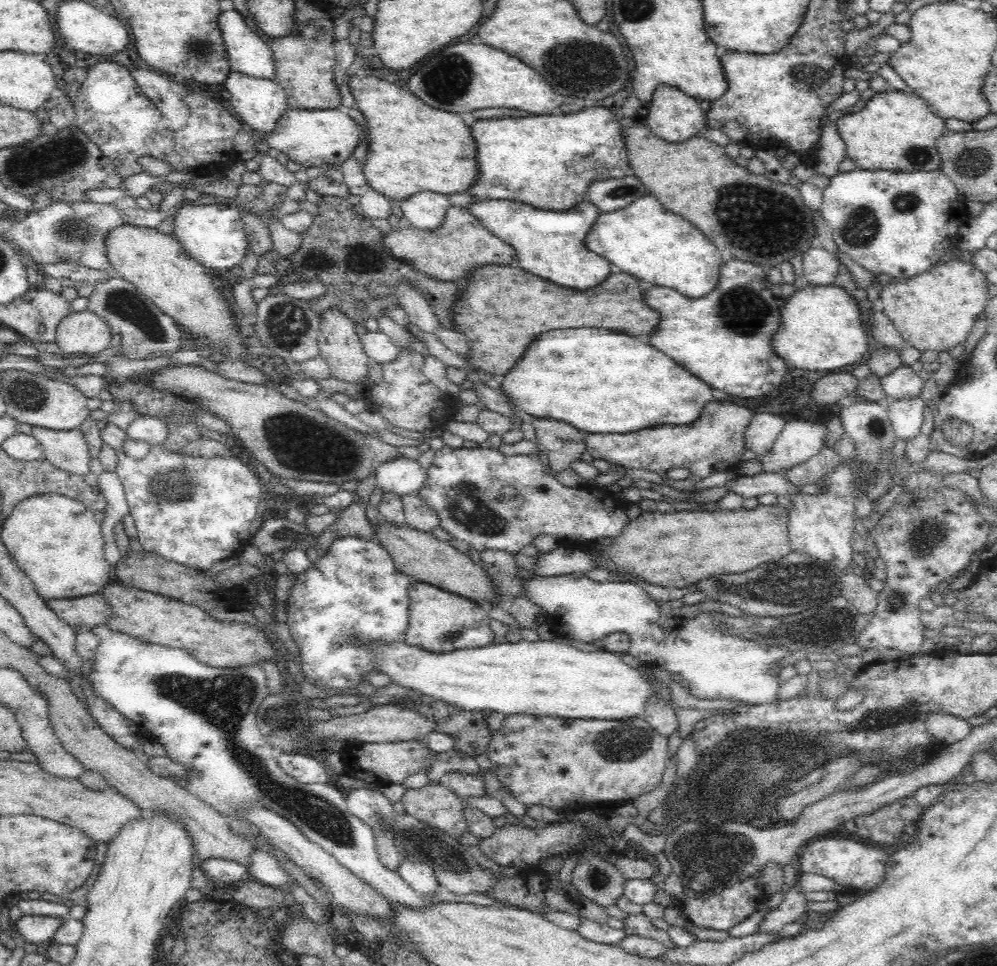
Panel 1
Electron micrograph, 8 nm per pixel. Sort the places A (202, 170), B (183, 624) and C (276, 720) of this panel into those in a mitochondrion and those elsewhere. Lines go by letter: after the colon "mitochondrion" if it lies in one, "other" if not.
A: other
B: other
C: mitochondrion

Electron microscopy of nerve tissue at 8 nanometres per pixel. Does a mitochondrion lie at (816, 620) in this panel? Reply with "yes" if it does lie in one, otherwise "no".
yes

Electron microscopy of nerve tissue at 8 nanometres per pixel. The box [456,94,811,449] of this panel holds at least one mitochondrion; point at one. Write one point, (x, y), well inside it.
(760, 223)

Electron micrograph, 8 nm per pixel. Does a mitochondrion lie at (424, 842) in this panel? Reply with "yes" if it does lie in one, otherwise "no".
yes

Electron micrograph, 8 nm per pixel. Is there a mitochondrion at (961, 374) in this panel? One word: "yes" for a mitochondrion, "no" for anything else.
no

